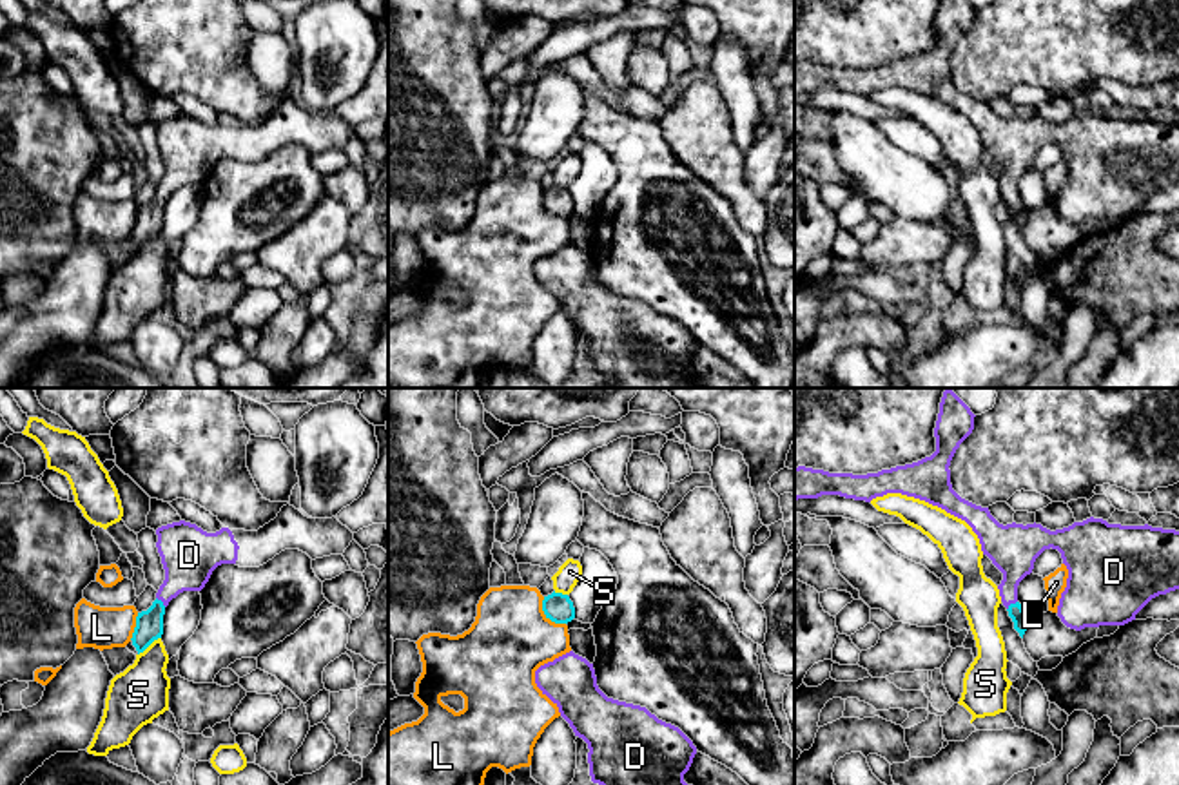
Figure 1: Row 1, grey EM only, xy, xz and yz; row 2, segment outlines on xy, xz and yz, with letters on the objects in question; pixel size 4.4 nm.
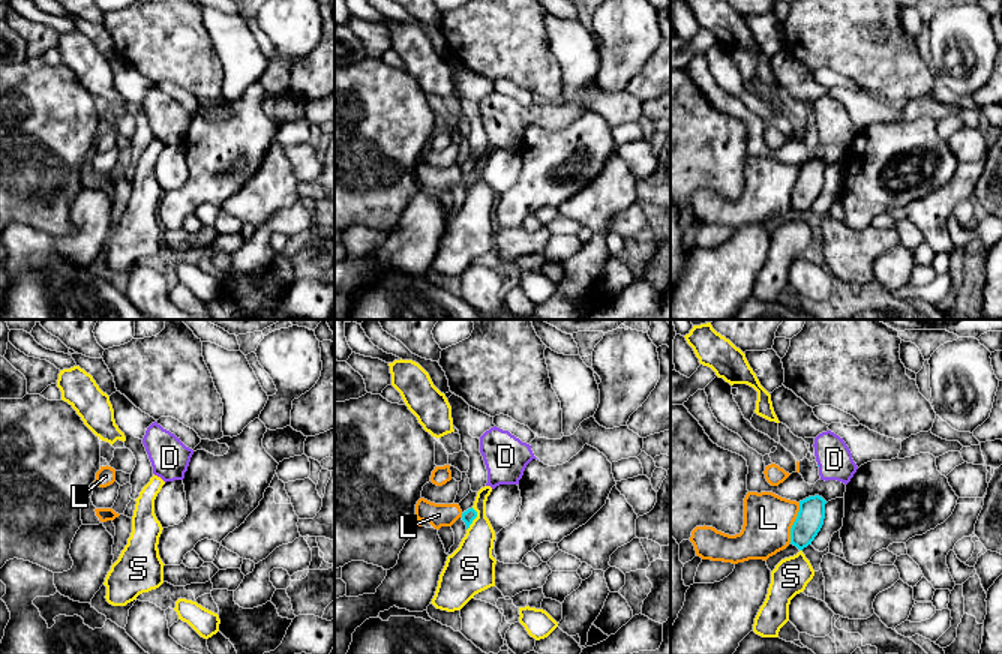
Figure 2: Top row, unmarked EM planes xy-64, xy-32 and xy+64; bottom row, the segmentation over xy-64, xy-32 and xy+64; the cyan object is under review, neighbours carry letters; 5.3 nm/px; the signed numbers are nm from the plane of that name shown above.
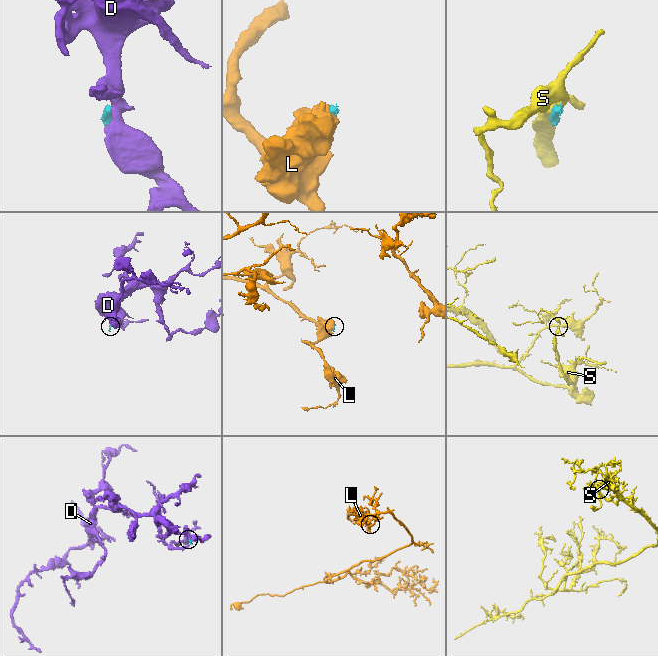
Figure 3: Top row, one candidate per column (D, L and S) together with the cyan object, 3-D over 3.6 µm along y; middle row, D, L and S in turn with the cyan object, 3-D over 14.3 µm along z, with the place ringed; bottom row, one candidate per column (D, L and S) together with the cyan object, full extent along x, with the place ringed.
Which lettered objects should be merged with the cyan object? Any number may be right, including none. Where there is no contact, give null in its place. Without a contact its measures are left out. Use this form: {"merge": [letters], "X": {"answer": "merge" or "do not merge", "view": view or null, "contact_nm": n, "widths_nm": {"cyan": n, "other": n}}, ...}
{"merge": ["D"], "D": {"answer": "merge", "view": "yz", "contact_nm": 60, "widths_nm": {"cyan": 70, "other": 220}}, "L": {"answer": "do not merge", "view": "xz", "contact_nm": 160, "widths_nm": {"cyan": 120, "other": 360}}, "S": {"answer": "do not merge", "view": "xy", "contact_nm": 130, "widths_nm": {"cyan": 130, "other": 260}}}

